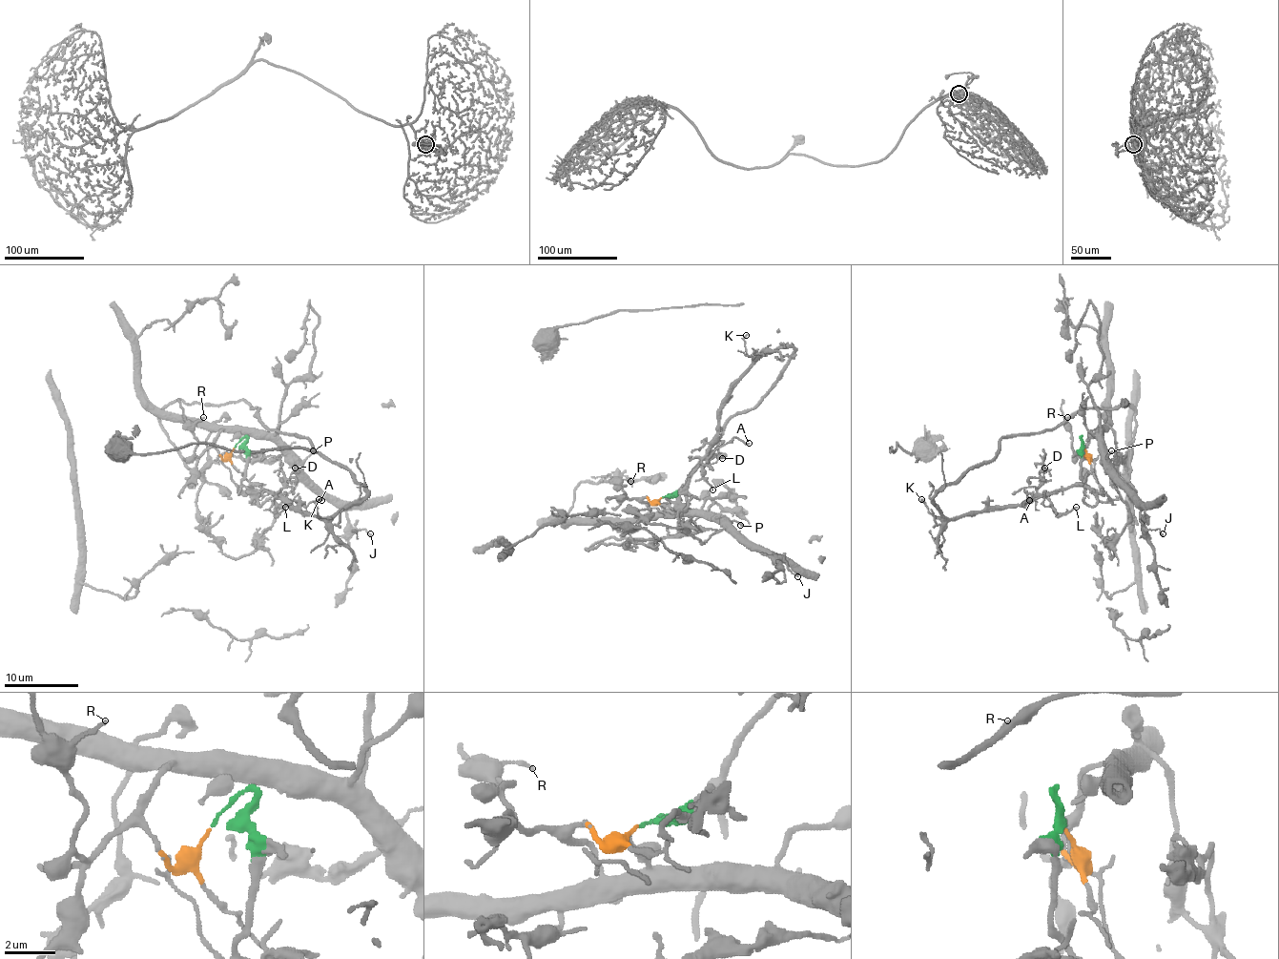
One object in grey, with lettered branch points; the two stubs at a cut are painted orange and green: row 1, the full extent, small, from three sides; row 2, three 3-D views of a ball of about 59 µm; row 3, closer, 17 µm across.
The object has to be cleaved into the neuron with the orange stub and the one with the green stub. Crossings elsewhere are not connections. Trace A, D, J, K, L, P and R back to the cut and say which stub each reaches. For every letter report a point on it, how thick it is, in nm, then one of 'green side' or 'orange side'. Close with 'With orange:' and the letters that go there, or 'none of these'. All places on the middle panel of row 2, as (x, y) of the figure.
A: at (749, 443); 140 nm thick; green side
D: at (722, 458); 200 nm thick; green side
J: at (797, 576); 110 nm thick; orange side
K: at (746, 335); 170 nm thick; green side
L: at (712, 489); 100 nm thick; green side
P: at (740, 525); 140 nm thick; orange side
R: at (630, 481); 130 nm thick; orange side
With orange: J, P, R

